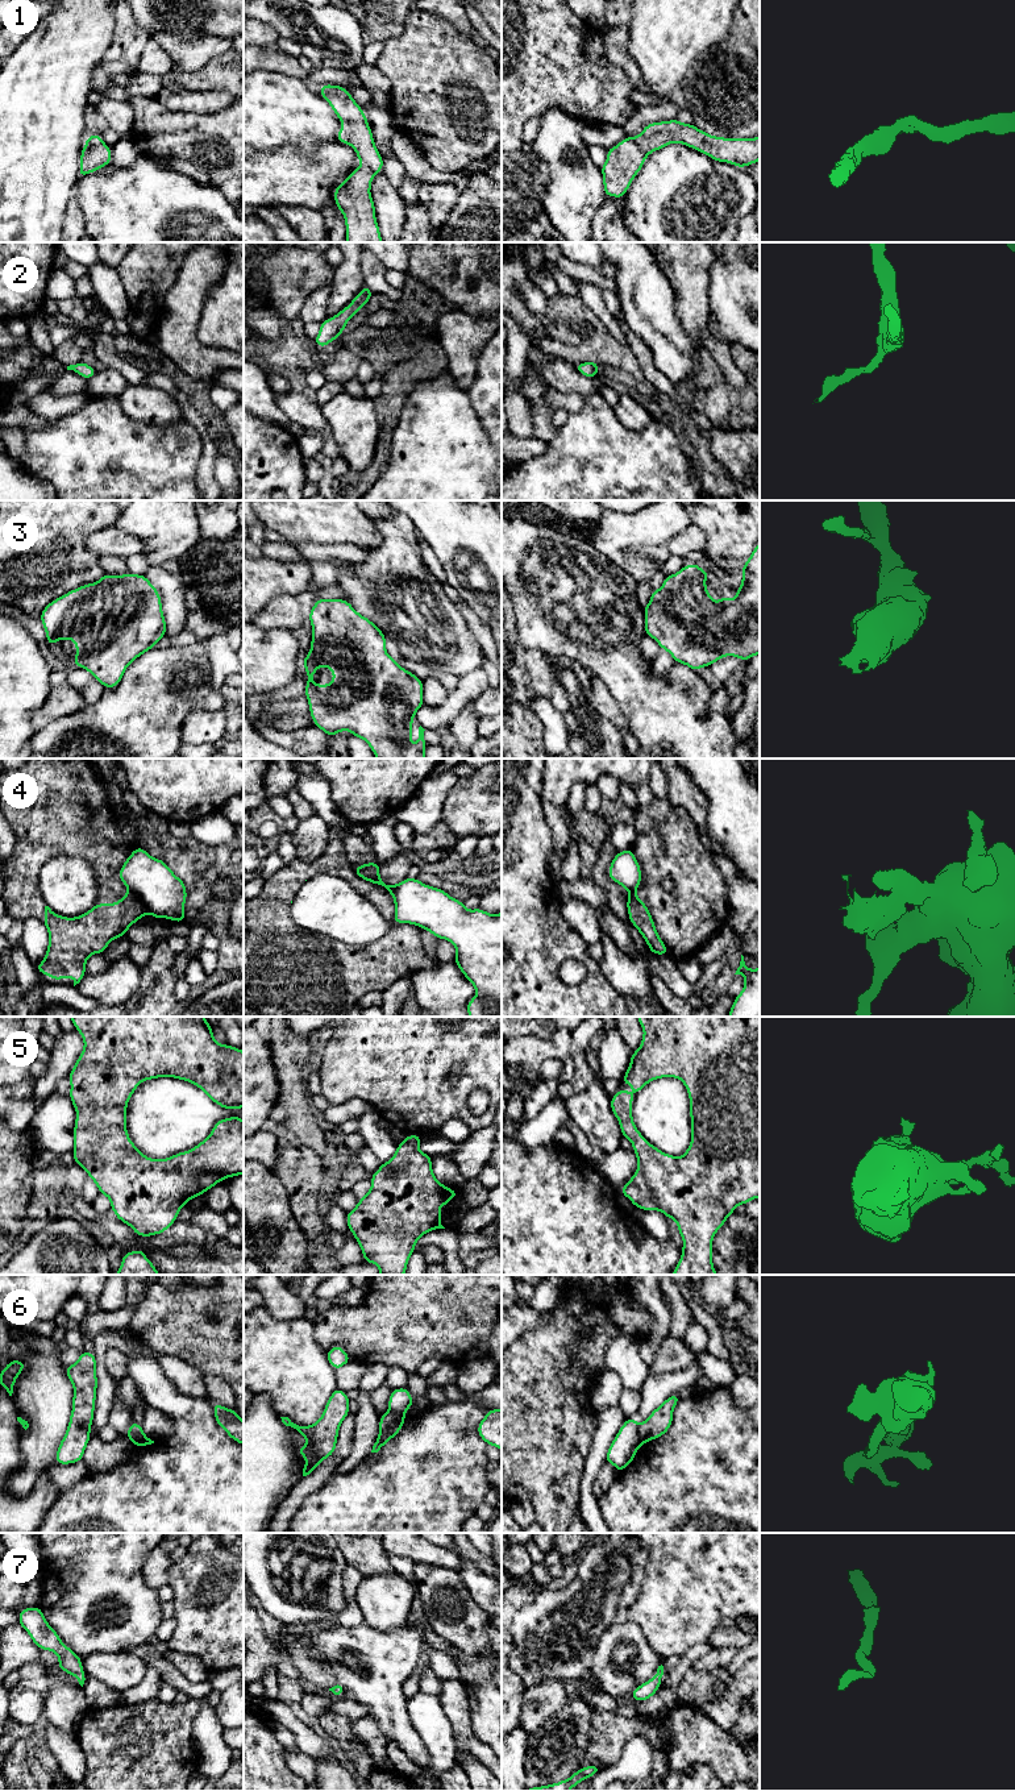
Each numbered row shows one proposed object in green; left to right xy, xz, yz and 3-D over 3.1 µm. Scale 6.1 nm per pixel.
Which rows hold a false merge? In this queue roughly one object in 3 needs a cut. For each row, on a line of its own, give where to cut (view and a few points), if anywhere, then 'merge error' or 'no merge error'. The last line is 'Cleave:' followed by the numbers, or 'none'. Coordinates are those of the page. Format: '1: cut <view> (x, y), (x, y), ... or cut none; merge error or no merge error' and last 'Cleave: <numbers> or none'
1: cut none; no merge error
2: cut none; no merge error
3: cut none; no merge error
4: cut xy (129, 889), (149, 909); merge error
5: cut none; no merge error
6: cut yz (637, 1425), (637, 1433), (643, 1442); merge error
7: cut none; no merge error
Cleave: 4, 6

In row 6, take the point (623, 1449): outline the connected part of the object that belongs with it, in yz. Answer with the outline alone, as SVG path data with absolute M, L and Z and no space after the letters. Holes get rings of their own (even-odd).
M627 1418L607 1451L606 1462L613 1464L617 1472L631 1464L637 1449L642 1446L637 1428L635 1418Z

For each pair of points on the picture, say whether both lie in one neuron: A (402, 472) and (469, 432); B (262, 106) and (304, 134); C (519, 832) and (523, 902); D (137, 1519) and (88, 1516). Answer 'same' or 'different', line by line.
A: same
B: same
C: same
D: same

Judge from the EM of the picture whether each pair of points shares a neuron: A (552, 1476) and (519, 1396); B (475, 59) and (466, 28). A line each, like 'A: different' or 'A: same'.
A: same
B: different

